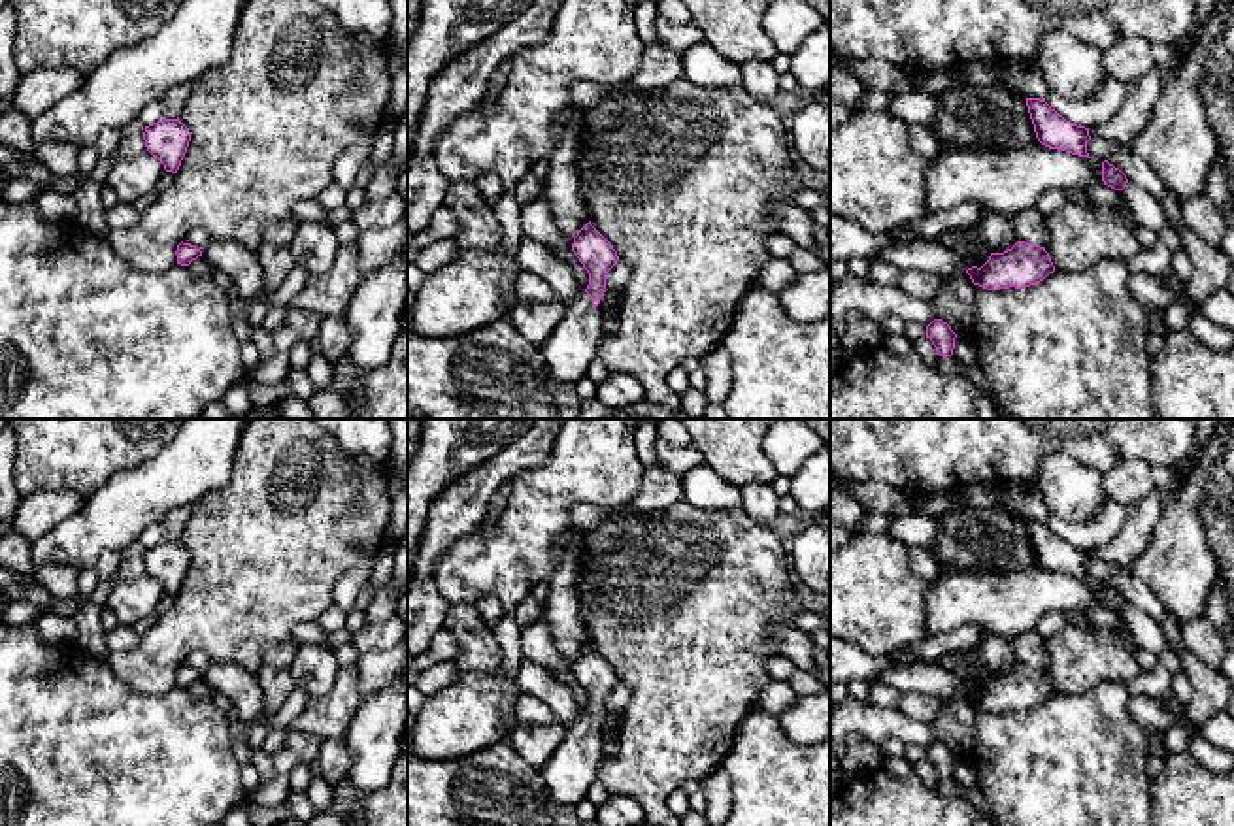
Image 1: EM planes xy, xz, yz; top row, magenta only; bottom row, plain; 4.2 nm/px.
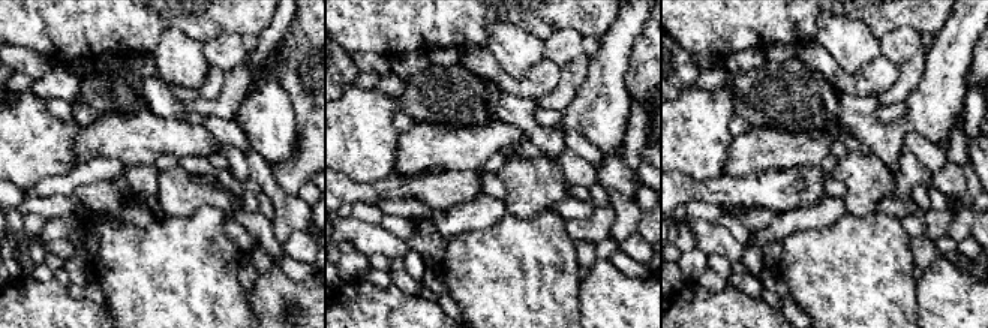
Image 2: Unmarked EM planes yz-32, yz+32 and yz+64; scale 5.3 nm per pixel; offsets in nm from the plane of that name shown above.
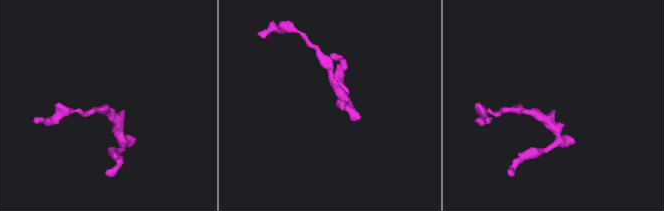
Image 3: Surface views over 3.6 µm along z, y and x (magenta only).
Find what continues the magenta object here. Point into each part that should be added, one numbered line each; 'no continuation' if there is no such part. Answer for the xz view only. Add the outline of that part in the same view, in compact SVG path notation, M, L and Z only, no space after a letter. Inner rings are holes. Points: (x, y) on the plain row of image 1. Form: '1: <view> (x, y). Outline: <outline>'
1: xz (570, 772). Outline: M587 715L566 730L564 739L540 769L547 792L560 803L575 805L587 798L604 762L604 735Z

